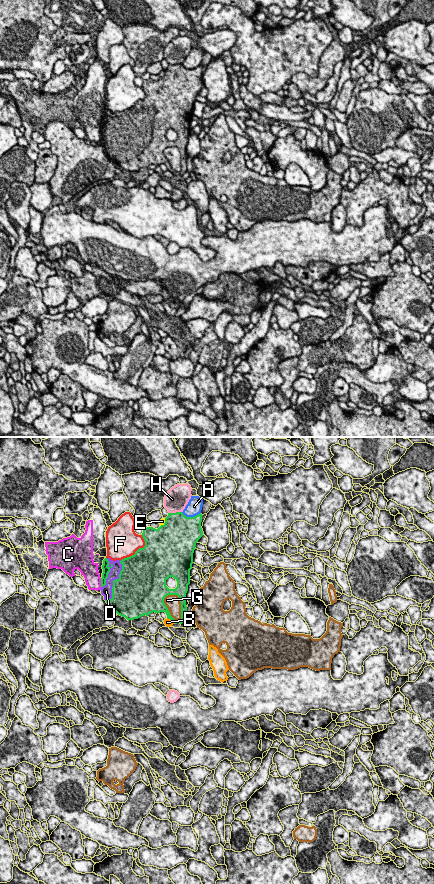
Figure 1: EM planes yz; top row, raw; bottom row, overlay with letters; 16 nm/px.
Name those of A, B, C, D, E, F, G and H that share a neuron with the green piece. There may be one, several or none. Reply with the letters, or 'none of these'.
D

